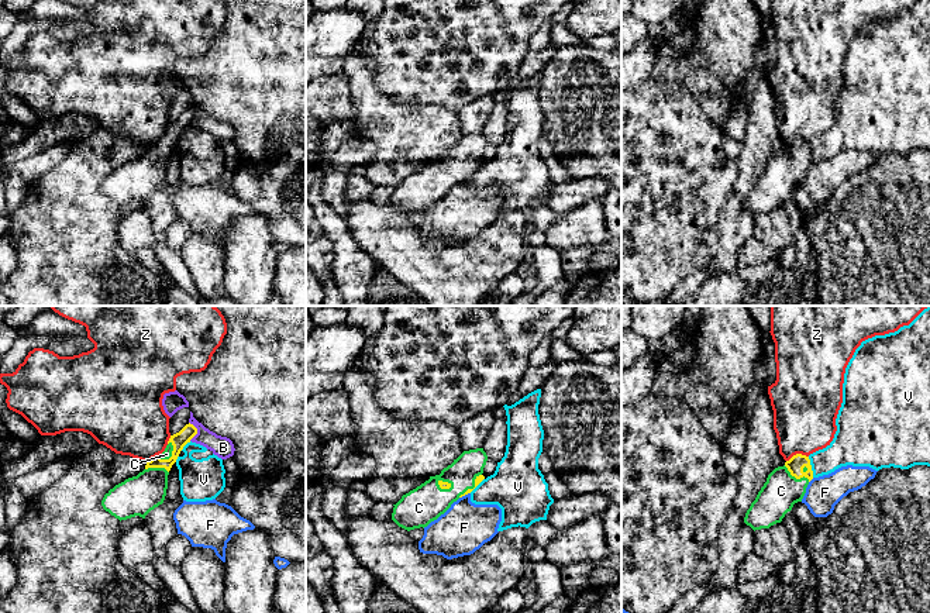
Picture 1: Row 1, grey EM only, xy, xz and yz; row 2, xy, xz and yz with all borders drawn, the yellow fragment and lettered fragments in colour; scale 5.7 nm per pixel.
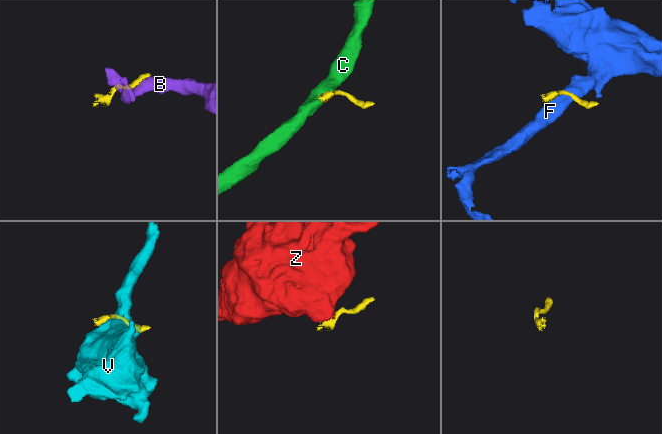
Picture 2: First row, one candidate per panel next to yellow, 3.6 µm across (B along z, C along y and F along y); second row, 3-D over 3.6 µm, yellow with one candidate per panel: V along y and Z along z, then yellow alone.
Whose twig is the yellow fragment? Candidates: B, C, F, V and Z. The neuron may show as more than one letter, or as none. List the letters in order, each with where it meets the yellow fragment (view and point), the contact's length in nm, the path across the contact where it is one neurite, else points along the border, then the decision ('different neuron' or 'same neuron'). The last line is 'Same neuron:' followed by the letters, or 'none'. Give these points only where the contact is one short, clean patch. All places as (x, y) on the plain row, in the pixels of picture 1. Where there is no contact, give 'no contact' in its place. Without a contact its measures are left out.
B: xy (196, 116) | 110 nm | different neuron
C: xy (172, 138) | 130 nm | same neuron
F: yz (810, 164) | 40 nm | along yz (813, 162), (809, 166) | different neuron
V: yz (810, 151) | 120 nm | different neuron
Z: yz (796, 138) | 130 nm | along yz (808, 140), (794, 138), (786, 145) | different neuron
Same neuron: C

